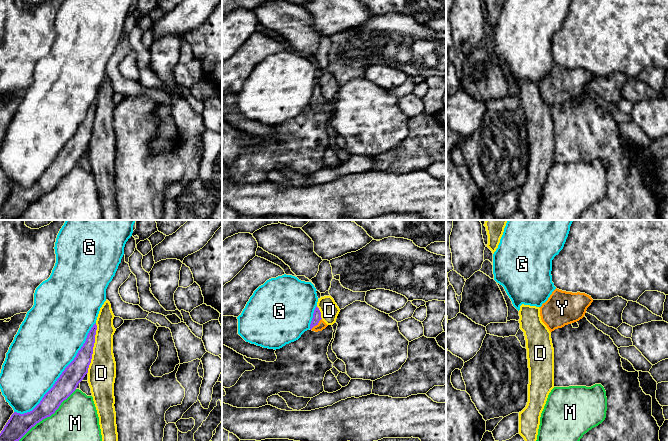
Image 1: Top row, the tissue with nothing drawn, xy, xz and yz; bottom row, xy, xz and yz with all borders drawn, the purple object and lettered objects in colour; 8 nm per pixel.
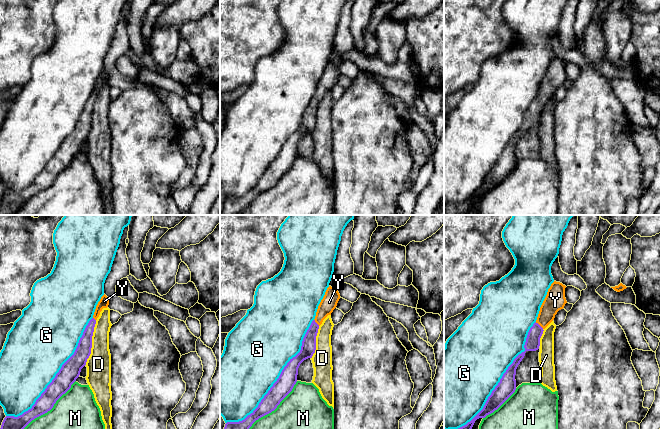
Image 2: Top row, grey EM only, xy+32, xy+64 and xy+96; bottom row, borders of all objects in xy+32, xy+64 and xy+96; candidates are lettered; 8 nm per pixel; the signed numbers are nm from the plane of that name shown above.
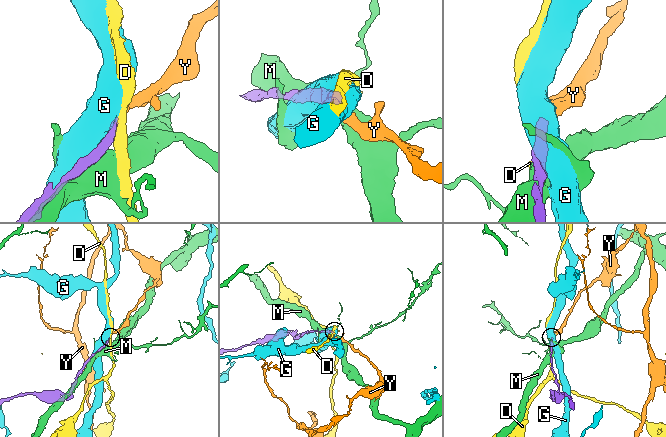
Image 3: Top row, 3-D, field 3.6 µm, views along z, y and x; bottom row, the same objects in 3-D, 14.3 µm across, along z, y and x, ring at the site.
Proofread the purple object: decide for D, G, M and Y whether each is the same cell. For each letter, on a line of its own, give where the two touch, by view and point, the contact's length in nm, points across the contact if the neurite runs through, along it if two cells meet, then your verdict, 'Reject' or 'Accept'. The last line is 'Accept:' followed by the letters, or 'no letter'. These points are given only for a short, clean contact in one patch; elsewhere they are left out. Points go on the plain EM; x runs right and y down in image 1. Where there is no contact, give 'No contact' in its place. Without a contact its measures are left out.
D: Touches purple at xy (92, 124). Shared border 420 nm. Boundary: xy (96, 99), (93, 129), (86, 149). Reject
G: Touches purple at xy (60, 151). Shared border 1000 nm. Reject
M: Touches purple at xy (45, 193). Shared border 700 nm. Reject
Y: Touches purple at xz (316, 100). Shared border 130 nm. Path across: xz (316, 94), (316, 100), (321, 101). Accept
Accept: Y

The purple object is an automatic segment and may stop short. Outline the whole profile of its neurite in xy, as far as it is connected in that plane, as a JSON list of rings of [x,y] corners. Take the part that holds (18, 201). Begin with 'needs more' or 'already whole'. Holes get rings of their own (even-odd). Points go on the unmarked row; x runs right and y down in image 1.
already whole; [[[93,101],[86,117],[74,136],[65,144],[53,163],[44,171],[40,179],[30,188],[14,188],[0,209],[0,220],[14,220],[32,203],[50,193],[77,164],[88,149],[95,119],[97,101]]]

